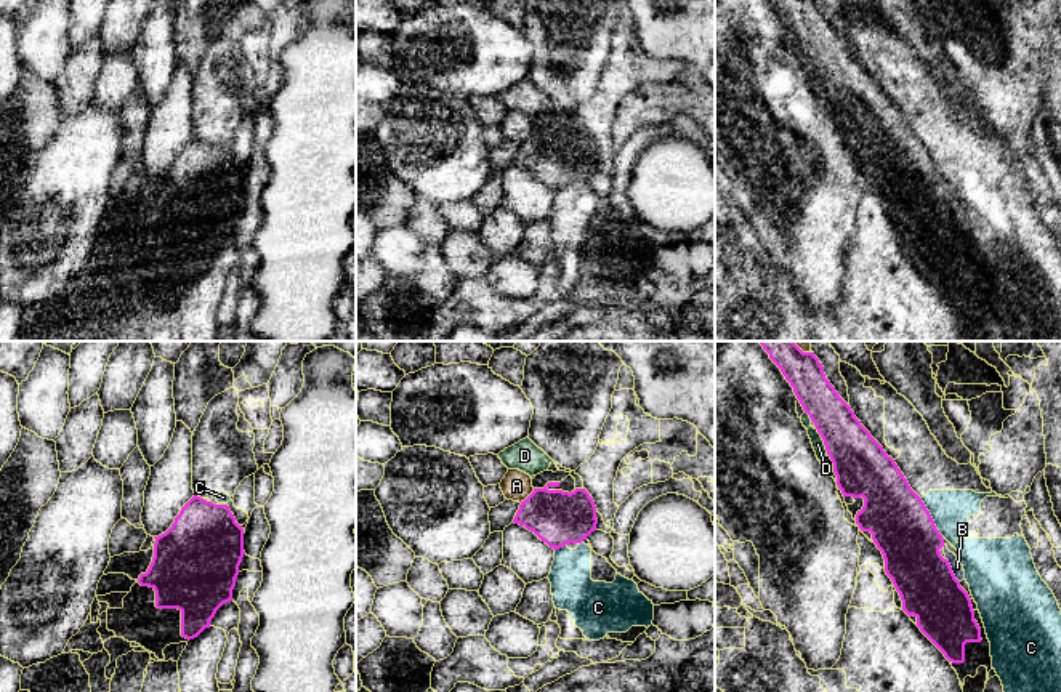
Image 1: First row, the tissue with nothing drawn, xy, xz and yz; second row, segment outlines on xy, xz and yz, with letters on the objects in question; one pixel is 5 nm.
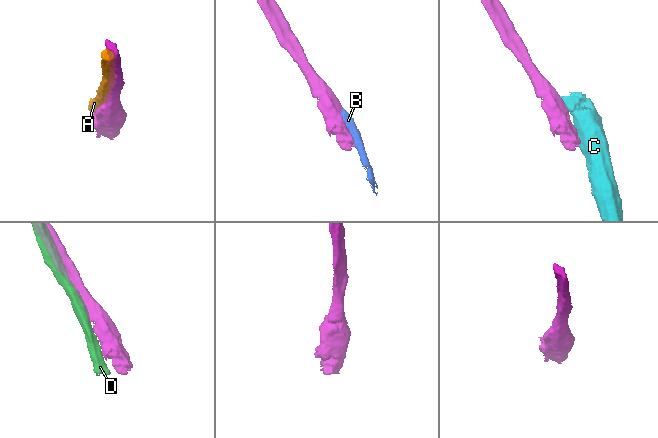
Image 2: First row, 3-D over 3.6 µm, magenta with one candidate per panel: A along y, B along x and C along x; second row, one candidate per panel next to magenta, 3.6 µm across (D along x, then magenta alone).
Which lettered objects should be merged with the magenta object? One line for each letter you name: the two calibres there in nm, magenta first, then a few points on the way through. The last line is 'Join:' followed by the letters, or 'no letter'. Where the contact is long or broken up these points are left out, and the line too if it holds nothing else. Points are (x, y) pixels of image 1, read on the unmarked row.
B: 300 nm thick on the magenta side, 60 nm on the other
Join: B

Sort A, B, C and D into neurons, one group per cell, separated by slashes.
A / B / C / D

